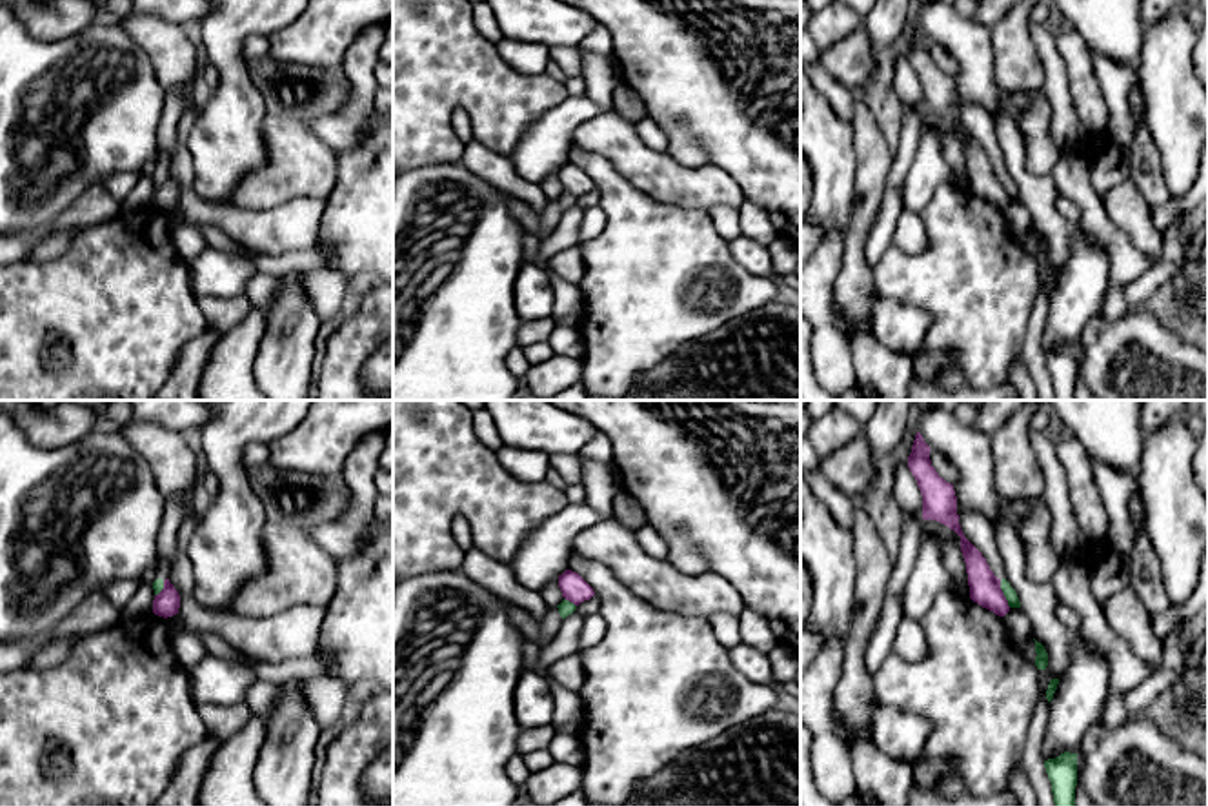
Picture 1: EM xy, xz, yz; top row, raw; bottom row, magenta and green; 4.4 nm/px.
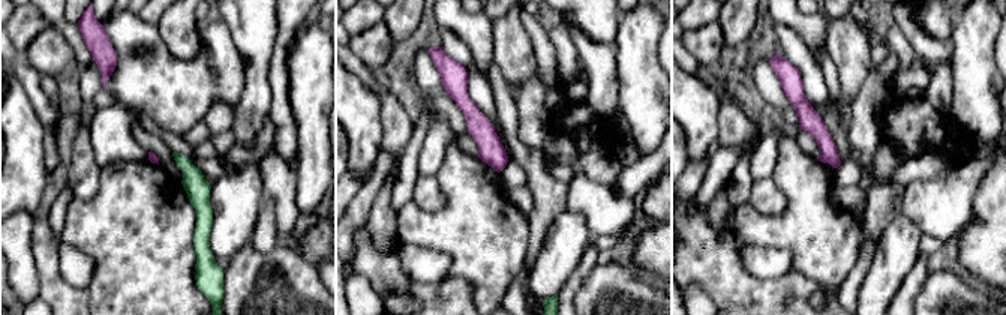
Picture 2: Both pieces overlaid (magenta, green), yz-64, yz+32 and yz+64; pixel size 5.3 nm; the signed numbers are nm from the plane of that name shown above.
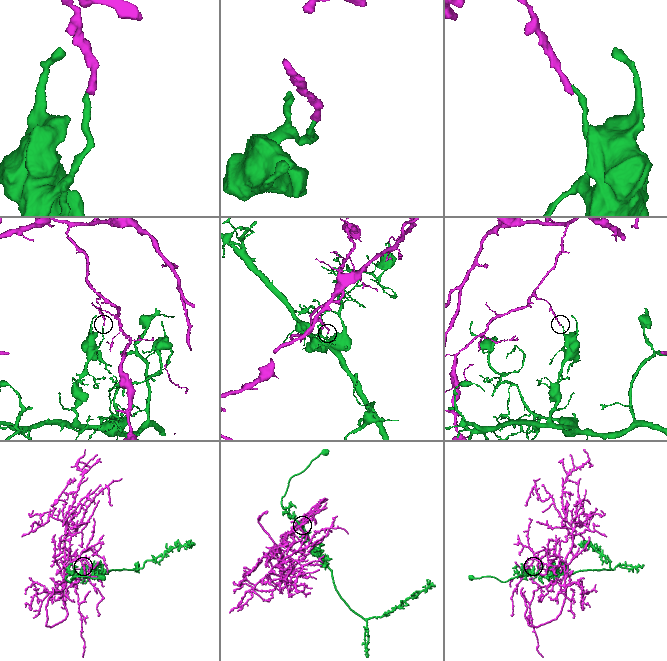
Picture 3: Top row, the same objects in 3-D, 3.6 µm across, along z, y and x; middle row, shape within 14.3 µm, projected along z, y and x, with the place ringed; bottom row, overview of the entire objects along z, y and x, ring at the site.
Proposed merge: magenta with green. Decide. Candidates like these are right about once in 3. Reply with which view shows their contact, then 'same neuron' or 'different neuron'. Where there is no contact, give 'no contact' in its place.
meets magenta in yz; different neuron

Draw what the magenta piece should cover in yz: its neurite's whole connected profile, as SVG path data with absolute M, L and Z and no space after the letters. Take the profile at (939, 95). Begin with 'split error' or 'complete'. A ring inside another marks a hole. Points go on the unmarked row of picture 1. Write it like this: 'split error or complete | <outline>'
complete | M917 24L908 60L917 73L922 87L922 111L937 113L961 129L961 144L966 155L970 191L979 198L1004 209L1010 204L1008 193L1001 182L1001 171L993 167L982 146L964 129L953 76L946 75L931 58L930 38Z

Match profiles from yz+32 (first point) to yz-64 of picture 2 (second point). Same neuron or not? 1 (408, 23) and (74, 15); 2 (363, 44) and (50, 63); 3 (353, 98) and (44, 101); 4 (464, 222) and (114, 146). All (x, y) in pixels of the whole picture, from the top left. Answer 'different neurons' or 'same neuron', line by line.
1: same neuron
2: same neuron
3: different neurons
4: different neurons

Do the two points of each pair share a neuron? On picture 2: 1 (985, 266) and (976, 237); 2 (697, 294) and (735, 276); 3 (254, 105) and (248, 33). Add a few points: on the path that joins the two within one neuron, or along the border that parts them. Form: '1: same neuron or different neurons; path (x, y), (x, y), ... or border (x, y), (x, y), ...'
1: same neuron; path (985, 258), (984, 245)
2: different neurons; border (687, 285), (697, 284), (711, 299)
3: same neuron; path (255, 87), (255, 51)

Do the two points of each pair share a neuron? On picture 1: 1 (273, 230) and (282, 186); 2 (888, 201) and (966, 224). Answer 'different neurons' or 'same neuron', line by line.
1: different neurons
2: different neurons

